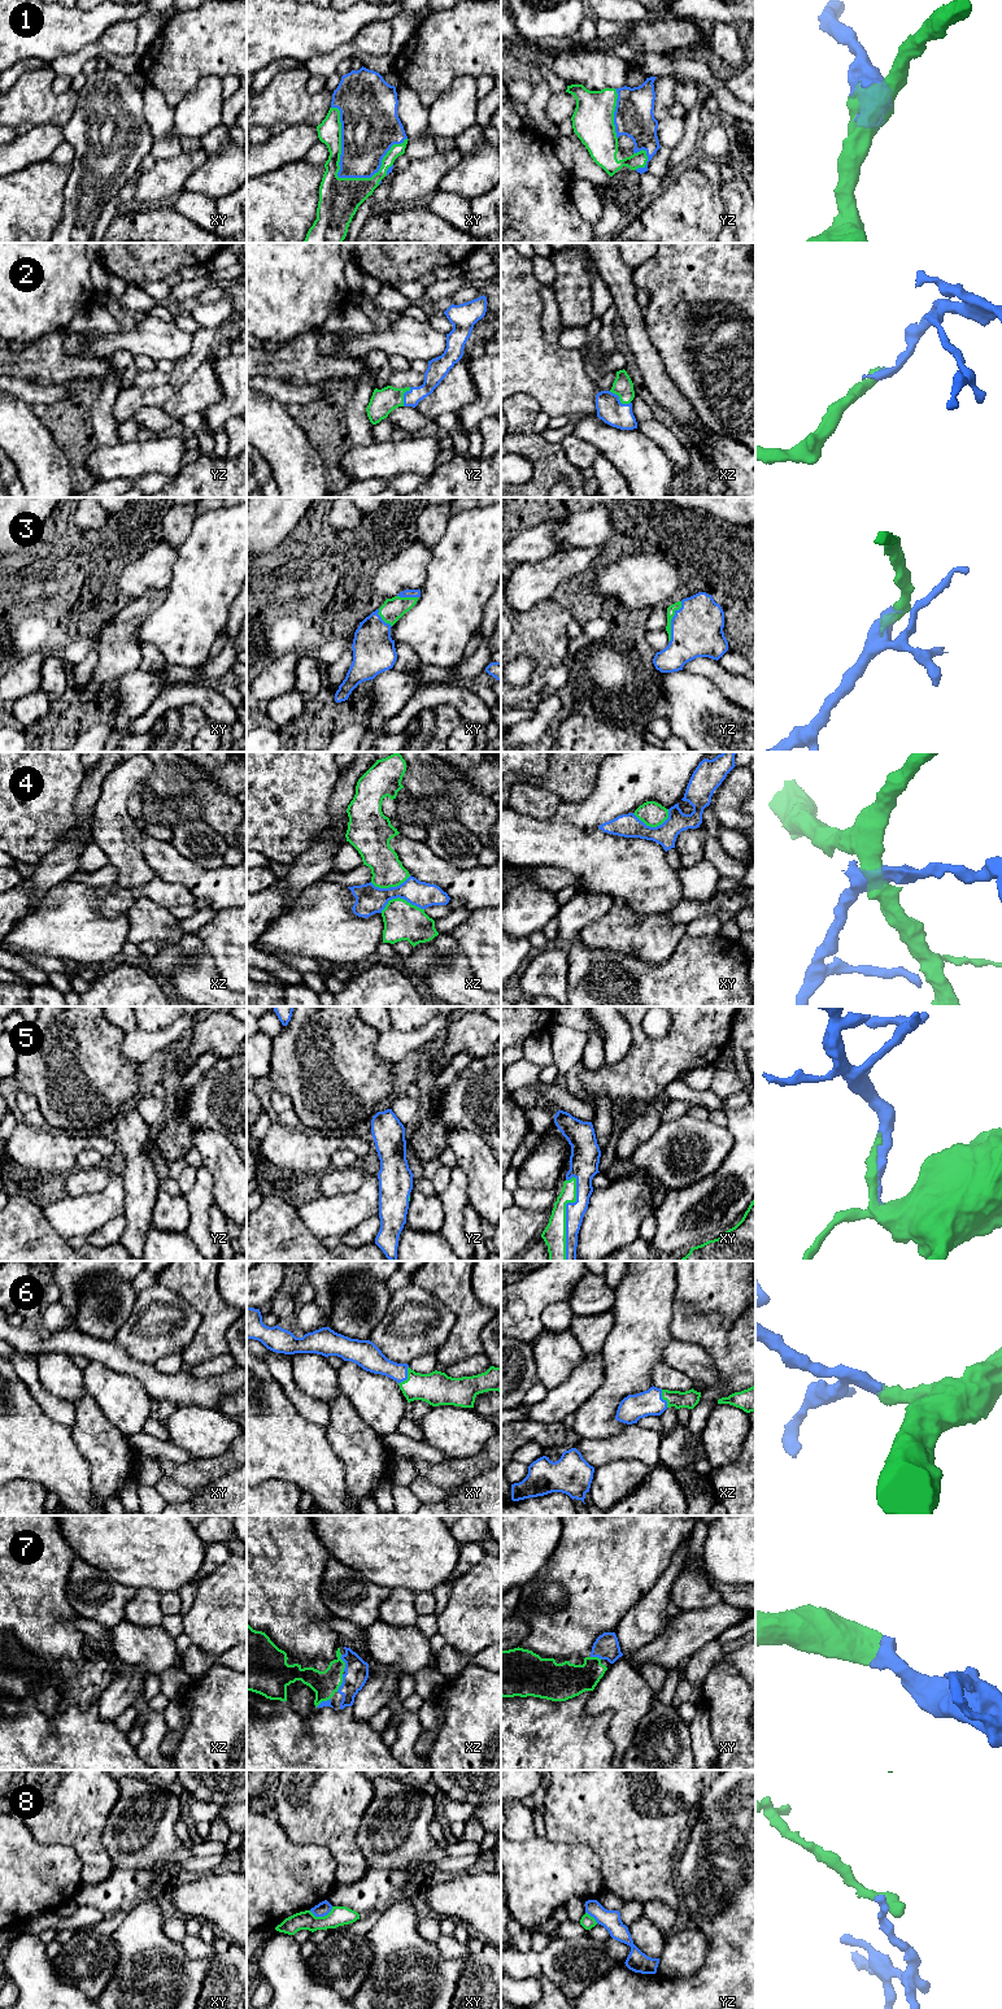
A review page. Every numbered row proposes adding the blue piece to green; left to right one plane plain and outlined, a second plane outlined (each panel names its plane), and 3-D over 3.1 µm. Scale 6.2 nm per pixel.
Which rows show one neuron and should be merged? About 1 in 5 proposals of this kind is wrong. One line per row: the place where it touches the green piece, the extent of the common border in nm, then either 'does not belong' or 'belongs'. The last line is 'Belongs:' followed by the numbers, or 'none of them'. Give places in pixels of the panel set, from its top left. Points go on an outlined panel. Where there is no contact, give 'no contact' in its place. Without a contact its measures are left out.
1: contact xy (342, 178); length 500 nm; belongs
2: contact xz (619, 399); length 150 nm; belongs
3: contact yz (670, 621); length 260 nm; belongs
4: contact xz (400, 899); length 280 nm; does not belong
5: contact xy (565, 1216); length 550 nm; belongs
6: contact xy (408, 1377); length 130 nm; belongs
7: contact xz (342, 1682); length 120 nm; belongs
8: contact xy (321, 1917); length 150 nm; does not belong
Belongs: 1, 2, 3, 5, 6, 7

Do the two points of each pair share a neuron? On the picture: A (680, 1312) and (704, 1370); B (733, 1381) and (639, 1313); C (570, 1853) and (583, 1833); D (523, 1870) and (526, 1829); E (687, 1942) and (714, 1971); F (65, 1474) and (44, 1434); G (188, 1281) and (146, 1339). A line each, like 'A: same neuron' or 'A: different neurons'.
A: different neurons
B: different neurons
C: different neurons
D: different neurons
E: different neurons
F: same neuron
G: different neurons

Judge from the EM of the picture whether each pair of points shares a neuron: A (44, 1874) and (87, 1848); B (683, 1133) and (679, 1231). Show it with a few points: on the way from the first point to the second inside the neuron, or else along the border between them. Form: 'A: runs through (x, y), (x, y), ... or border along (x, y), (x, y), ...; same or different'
A: border along (48, 1843), (65, 1844), (75, 1852), (82, 1883); different
B: border along (708, 1175), (682, 1188), (669, 1191); different

